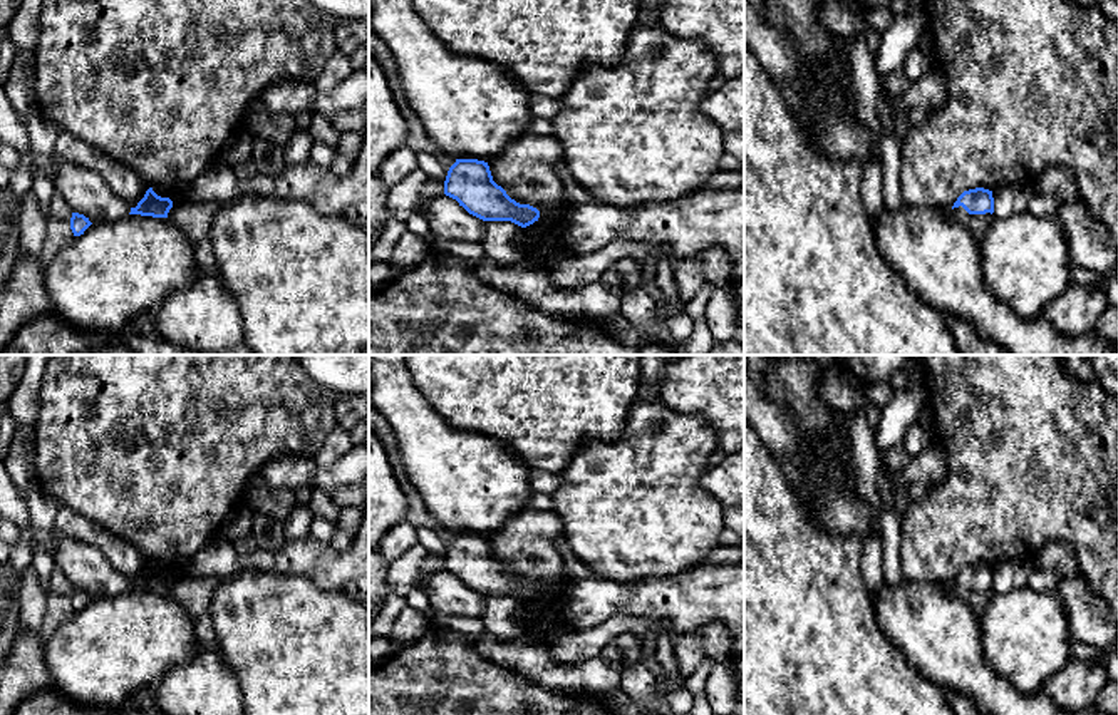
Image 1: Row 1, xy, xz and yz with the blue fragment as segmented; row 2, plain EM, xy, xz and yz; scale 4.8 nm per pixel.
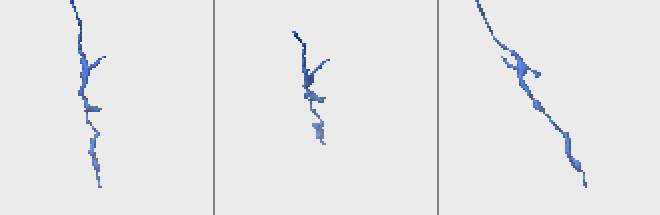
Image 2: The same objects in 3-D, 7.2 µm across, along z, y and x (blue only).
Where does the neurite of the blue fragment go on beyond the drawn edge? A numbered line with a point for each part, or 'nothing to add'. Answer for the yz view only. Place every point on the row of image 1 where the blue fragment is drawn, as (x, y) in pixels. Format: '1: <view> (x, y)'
1: yz (978, 225)

